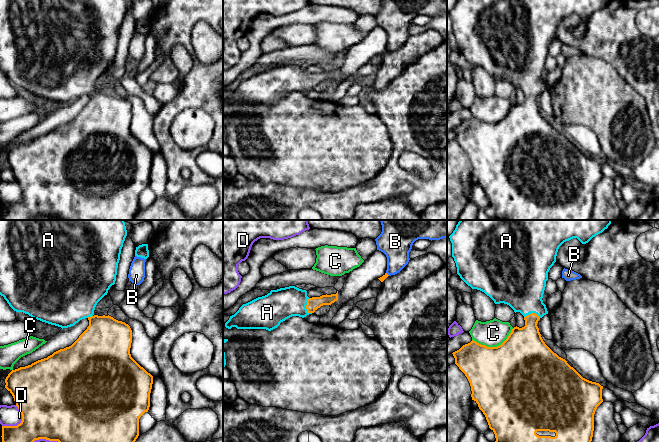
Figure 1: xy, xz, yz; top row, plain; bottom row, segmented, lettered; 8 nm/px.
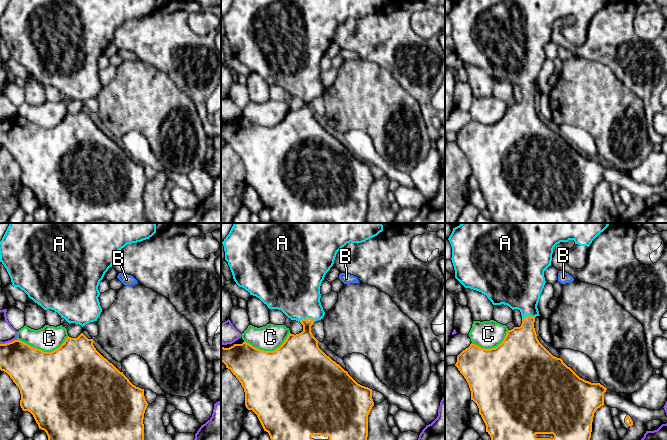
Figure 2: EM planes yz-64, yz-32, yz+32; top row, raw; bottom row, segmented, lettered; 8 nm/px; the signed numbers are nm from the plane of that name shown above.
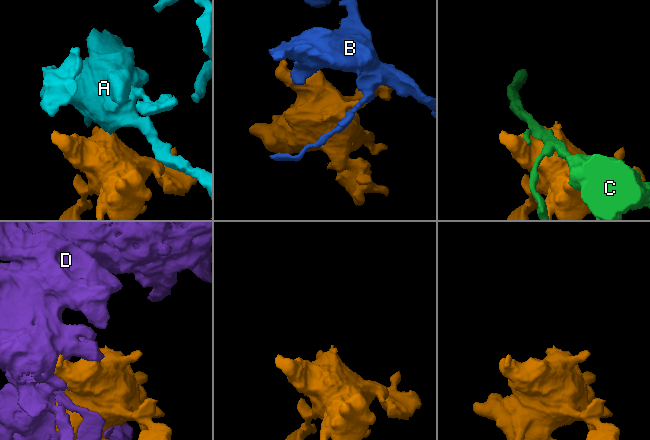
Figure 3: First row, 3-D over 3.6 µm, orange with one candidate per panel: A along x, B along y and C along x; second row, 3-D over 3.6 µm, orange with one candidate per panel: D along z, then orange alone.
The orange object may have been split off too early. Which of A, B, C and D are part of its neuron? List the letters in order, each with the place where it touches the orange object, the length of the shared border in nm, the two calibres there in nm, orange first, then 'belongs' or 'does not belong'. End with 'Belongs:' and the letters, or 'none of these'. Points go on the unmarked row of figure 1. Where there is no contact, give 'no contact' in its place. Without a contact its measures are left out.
A: xz (306, 83) | 130 nm | 100/260 nm | belongs
B: xz (387, 50) | 40 nm | 40/240 nm | does not belong
C: yz (494, 123) | 340 nm | 500/220 nm | does not belong
D: xy (20, 199) | 200 nm | 440/160 nm | does not belong
Belongs: A

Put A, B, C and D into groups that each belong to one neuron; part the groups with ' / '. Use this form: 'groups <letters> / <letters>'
groups A / B / C / D

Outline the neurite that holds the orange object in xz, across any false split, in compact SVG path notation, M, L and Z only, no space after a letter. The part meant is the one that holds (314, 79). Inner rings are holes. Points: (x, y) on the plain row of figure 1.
M295 62L271 66L246 80L225 99L231 105L266 105L271 107L292 92L306 93L323 81L331 81L338 76L336 70L309 74L307 67Z

